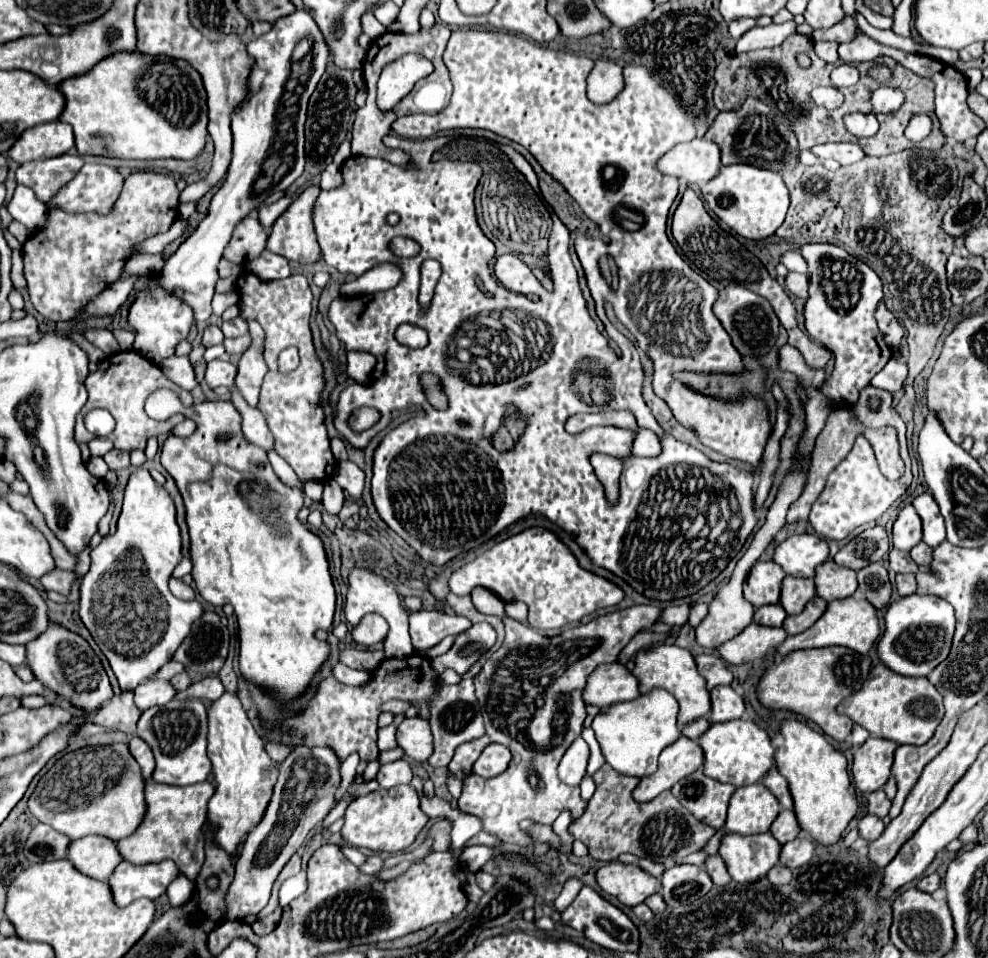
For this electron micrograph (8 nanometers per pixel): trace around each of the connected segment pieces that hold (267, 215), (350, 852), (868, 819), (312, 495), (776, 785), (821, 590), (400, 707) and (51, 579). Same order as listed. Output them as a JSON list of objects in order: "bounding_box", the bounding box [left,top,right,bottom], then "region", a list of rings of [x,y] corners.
[{"bounding_box":[259,196,291,230],"region":[[[283,196],[281,200],[273,202],[273,204],[265,204],[259,208],[259,220],[263,222],[263,226],[269,230],[273,226],[273,222],[289,208],[291,204],[291,198],[289,196]]]},{"bounding_box":[340,846,366,867],"region":[[[341,846],[340,849],[344,856],[358,867],[366,860],[366,856],[356,848]]]},{"bounding_box":[859,814,885,842],"region":[[[867,814],[859,822],[859,836],[865,838],[867,842],[873,842],[875,838],[879,838],[879,834],[883,832],[883,828],[885,828],[885,824],[883,824],[881,818],[875,818],[875,816]]]},{"bounding_box":[305,482,323,502],"region":[[[307,482],[305,484],[305,496],[313,502],[321,502],[321,494],[323,494],[323,484],[321,482]]]},{"bounding_box":[763,768,793,810],"region":[[[771,768],[769,774],[763,778],[763,784],[771,790],[771,794],[775,794],[775,798],[781,802],[783,810],[793,810],[793,798],[787,786],[787,780],[777,772],[777,768]]]},{"bounding_box":[815,560,857,602],"region":[[[827,560],[823,566],[819,566],[815,574],[815,584],[817,596],[827,598],[827,602],[847,598],[857,590],[857,572],[837,566],[833,560]]]},{"bounding_box":[379,700,409,714],"region":[[[389,700],[379,706],[381,712],[391,712],[391,714],[403,714],[407,708],[409,708],[409,704],[401,702],[401,700]]]},{"bounding_box":[41,570,77,596],"region":[[[53,570],[51,574],[45,574],[41,578],[41,584],[45,586],[45,590],[55,590],[63,596],[69,596],[73,582],[77,580],[75,572],[63,572],[63,570]]]}]

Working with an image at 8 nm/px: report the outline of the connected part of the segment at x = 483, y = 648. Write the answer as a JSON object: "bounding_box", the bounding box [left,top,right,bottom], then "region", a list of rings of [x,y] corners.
{"bounding_box":[433,622,497,674],"region":[[[481,622],[473,624],[467,632],[459,634],[453,648],[435,658],[433,666],[437,672],[443,672],[443,668],[453,668],[457,674],[465,674],[497,640],[497,632],[491,624]]]}

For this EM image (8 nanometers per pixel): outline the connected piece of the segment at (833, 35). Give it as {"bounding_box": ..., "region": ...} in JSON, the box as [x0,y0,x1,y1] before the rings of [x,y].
{"bounding_box":[813,16,857,42],"region":[[[847,16],[829,26],[829,28],[817,28],[813,30],[813,40],[835,40],[835,42],[851,42],[857,34],[857,22],[853,16]]]}

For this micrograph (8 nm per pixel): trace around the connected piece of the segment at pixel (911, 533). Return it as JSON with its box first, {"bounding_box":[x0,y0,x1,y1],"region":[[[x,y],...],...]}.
{"bounding_box":[893,504,921,550],"region":[[[911,504],[903,506],[893,524],[893,546],[897,550],[911,550],[921,542],[921,518]]]}

